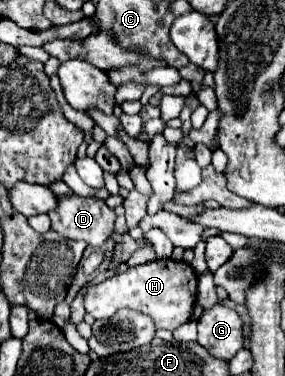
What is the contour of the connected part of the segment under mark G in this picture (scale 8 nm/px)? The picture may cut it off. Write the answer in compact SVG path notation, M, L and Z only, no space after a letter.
M215 304L199 318L197 342L213 352L213 356L231 360L245 344L241 316L229 306Z

